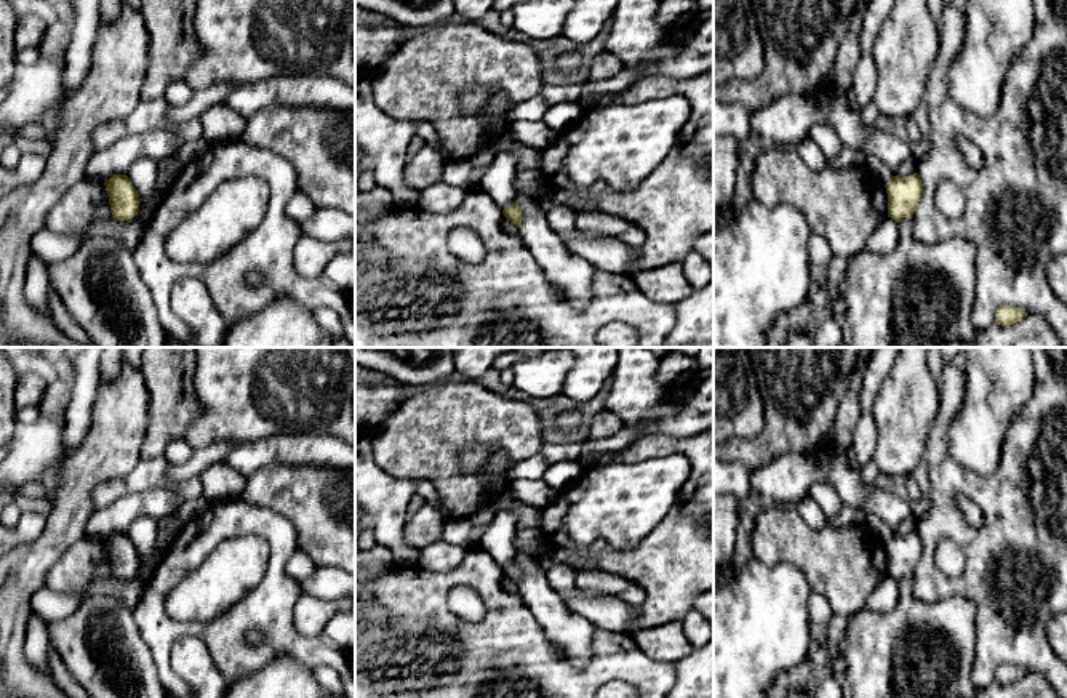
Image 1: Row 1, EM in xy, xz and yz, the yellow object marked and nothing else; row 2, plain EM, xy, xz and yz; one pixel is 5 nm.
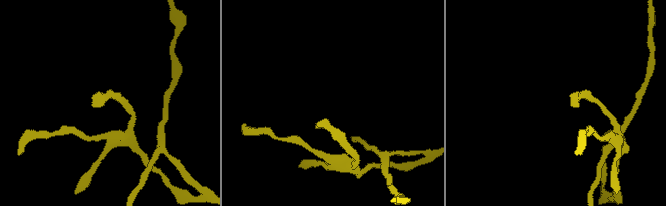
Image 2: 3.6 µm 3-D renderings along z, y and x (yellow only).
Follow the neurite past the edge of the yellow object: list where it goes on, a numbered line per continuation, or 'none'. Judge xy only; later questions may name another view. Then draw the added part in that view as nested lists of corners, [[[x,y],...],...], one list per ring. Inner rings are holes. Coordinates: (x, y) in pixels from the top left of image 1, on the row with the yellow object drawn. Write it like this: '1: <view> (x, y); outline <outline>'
none

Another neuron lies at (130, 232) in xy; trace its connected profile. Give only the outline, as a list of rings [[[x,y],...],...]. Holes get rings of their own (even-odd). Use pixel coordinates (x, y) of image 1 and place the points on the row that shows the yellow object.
[[[134,218],[130,221],[96,219],[86,232],[86,239],[114,237],[131,253],[138,248],[142,235],[144,223]]]

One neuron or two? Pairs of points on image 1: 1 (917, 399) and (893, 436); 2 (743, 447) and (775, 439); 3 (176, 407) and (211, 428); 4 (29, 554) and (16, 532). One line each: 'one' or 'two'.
1: one
2: one
3: two
4: two

